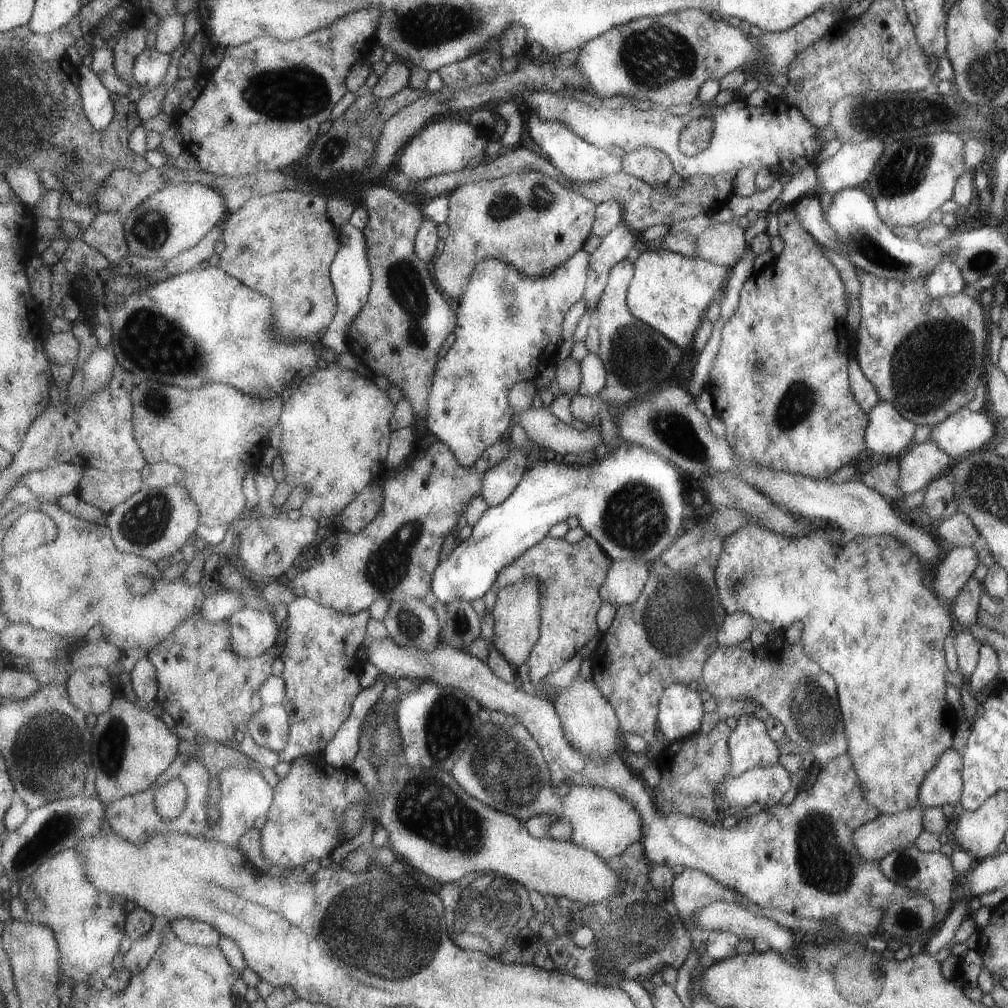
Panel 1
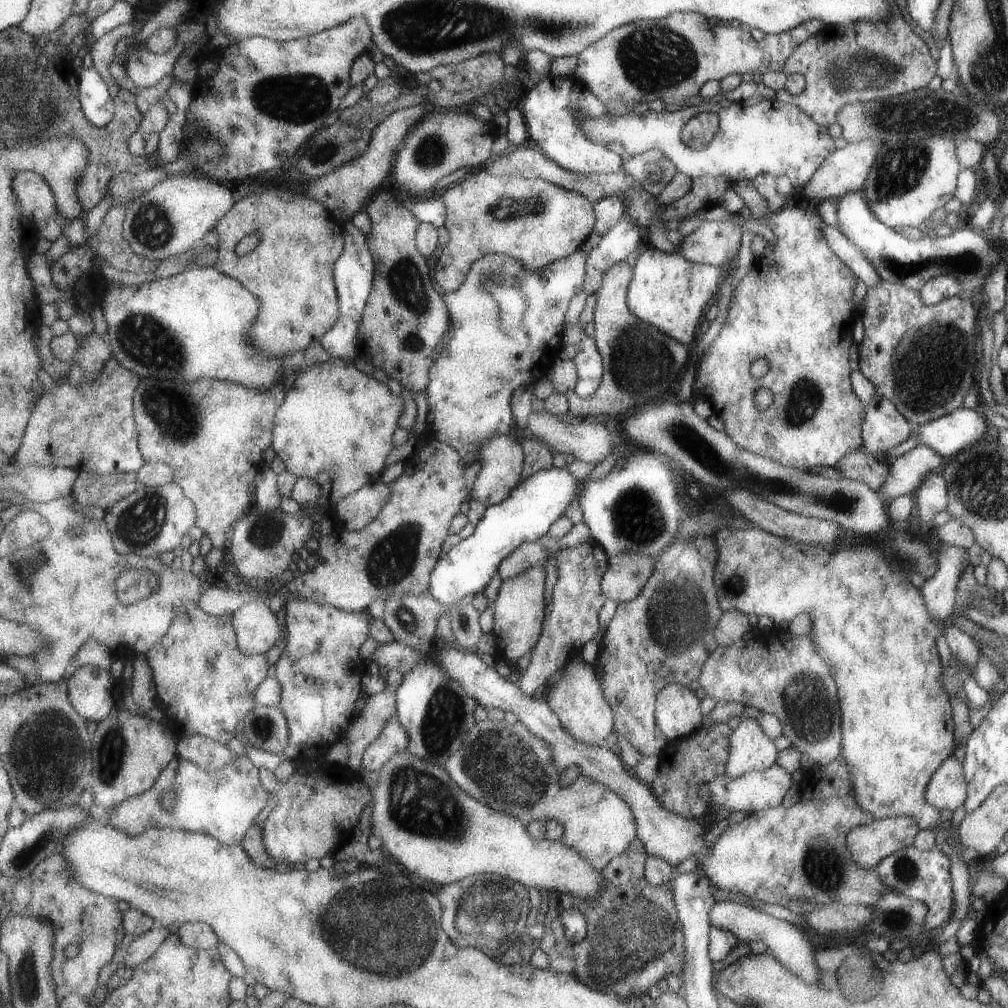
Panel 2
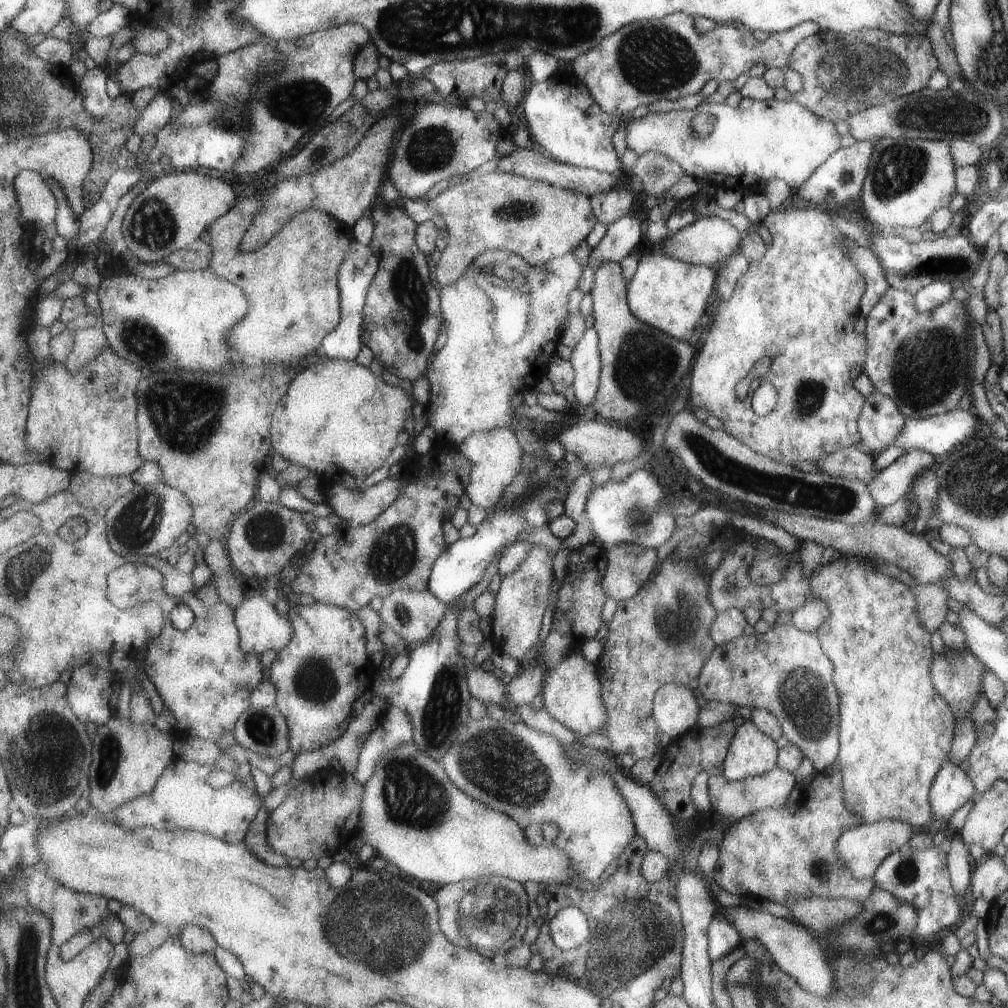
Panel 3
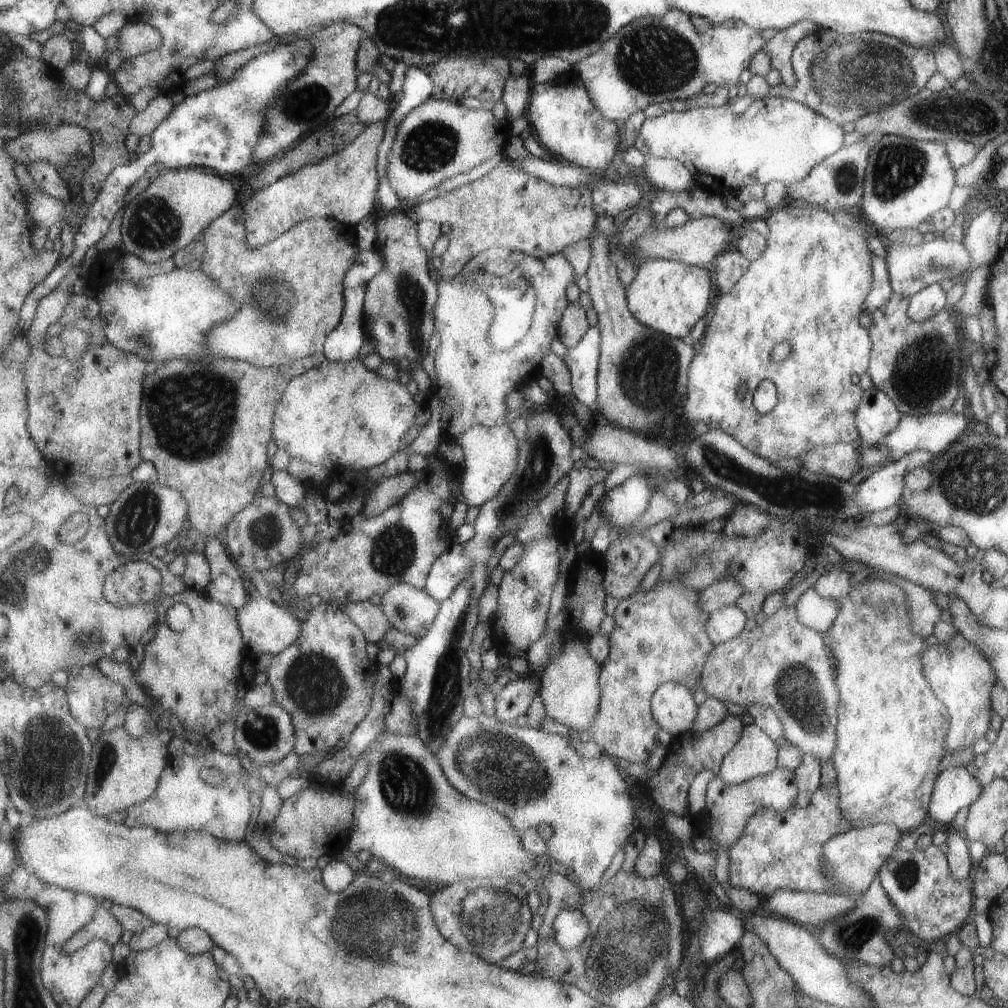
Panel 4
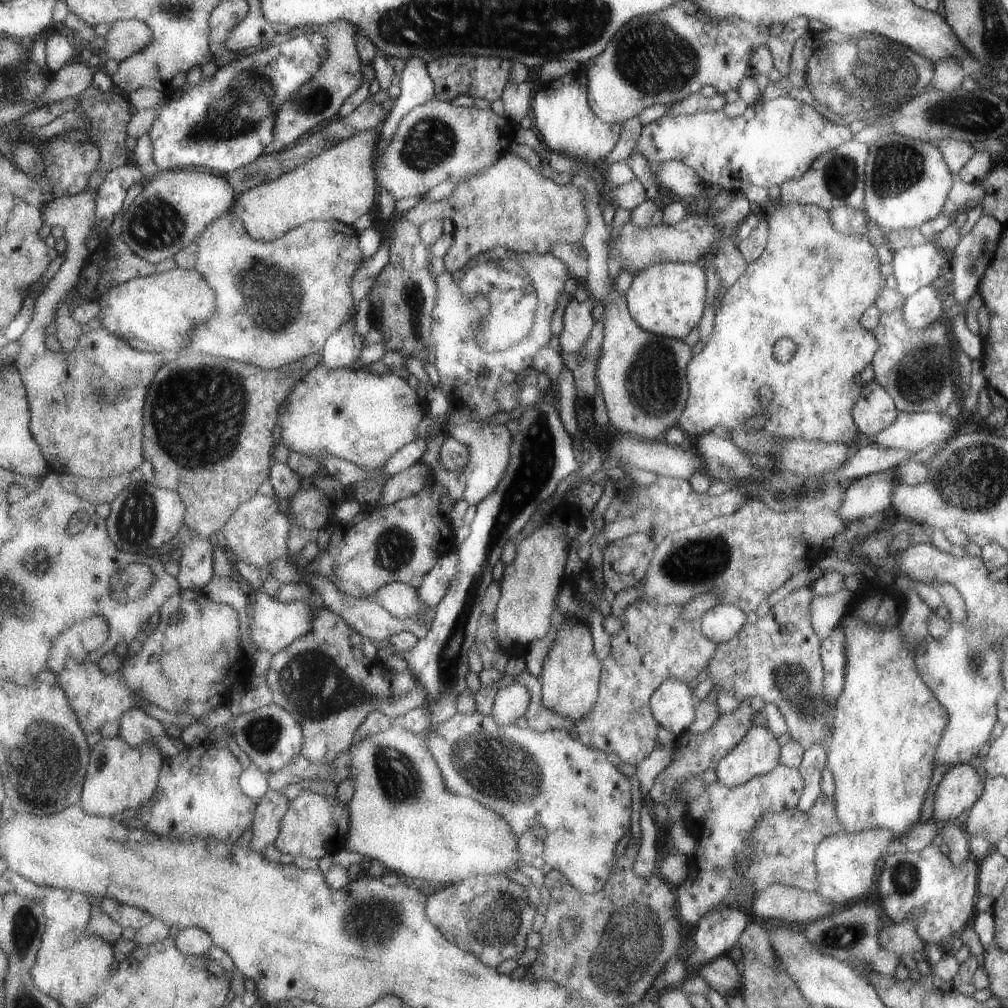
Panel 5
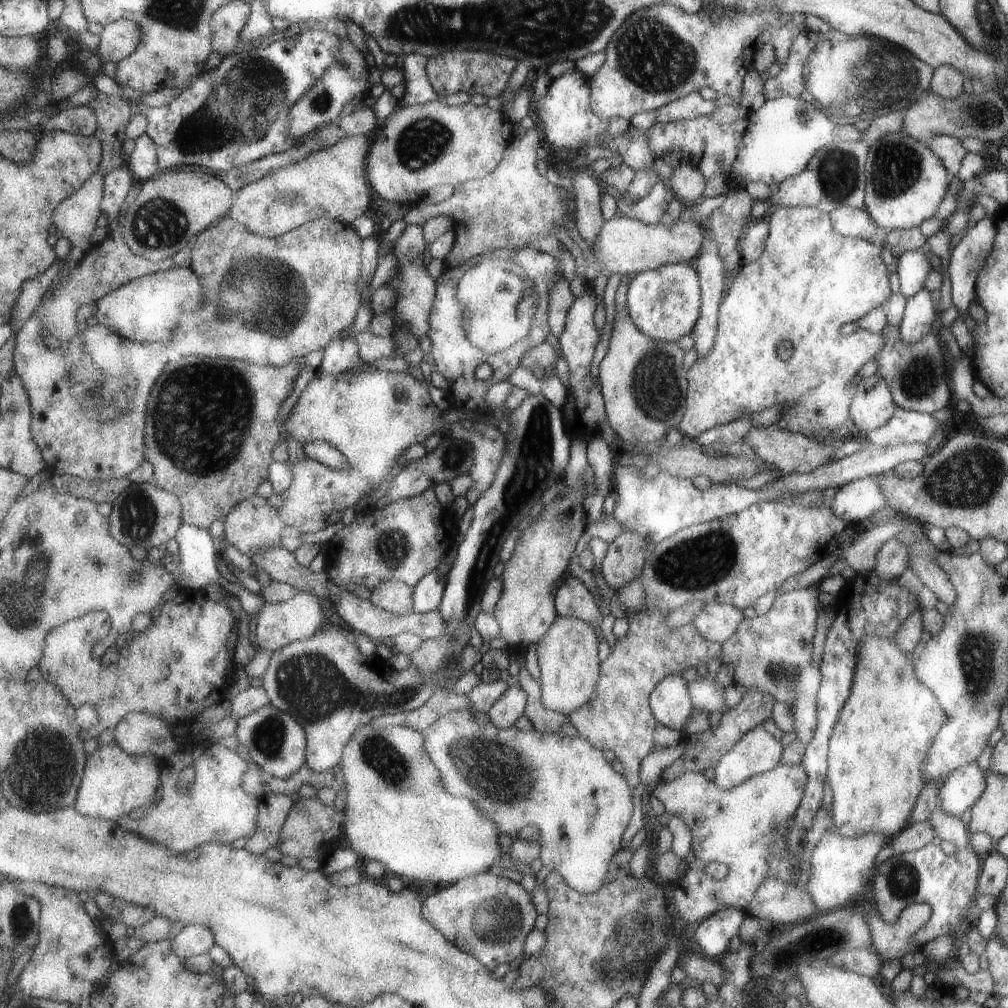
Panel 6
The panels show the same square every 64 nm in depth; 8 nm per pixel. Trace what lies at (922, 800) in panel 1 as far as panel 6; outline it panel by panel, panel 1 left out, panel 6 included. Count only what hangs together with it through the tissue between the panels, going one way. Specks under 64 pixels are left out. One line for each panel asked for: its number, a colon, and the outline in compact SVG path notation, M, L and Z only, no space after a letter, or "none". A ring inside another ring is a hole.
2: M953 754L937 766L935 774L931 774L925 788L925 802L933 808L955 810L963 806L967 798L967 782L963 776L963 762L959 762Z
3: M949 760L935 774L929 788L929 806L933 820L949 820L949 816L961 808L975 794L971 778L957 764Z
4: M943 768L937 776L929 802L929 822L943 826L953 826L963 806L971 806L979 798L983 786L961 768Z
5: M967 764L951 766L935 788L931 804L933 822L957 820L959 814L969 810L979 800L979 796L983 794L983 786L985 780L975 768Z
6: M977 762L959 766L959 770L953 770L939 788L937 806L943 812L947 810L947 814L963 816L967 810L973 808L983 790L985 790L985 772L977 766Z

